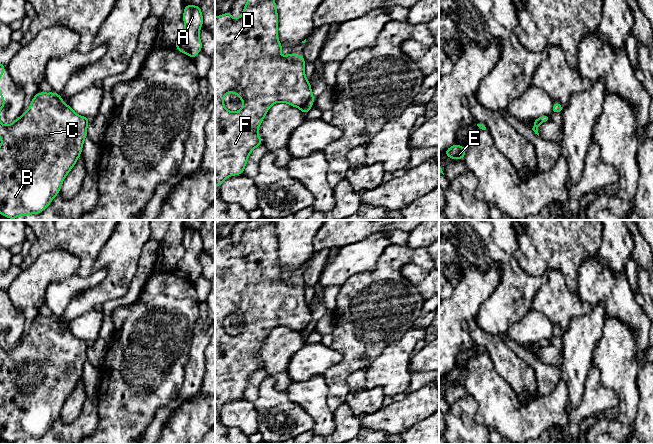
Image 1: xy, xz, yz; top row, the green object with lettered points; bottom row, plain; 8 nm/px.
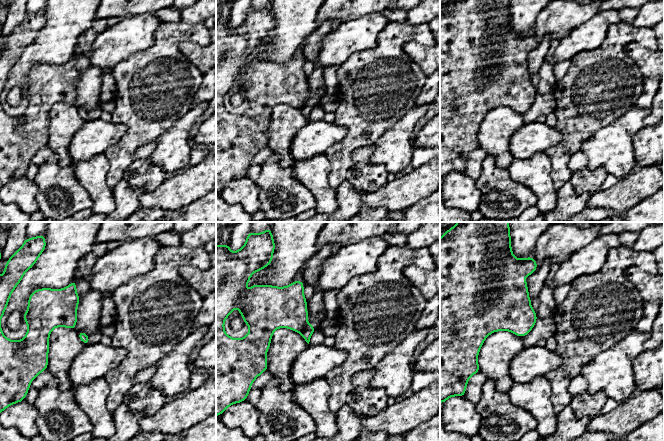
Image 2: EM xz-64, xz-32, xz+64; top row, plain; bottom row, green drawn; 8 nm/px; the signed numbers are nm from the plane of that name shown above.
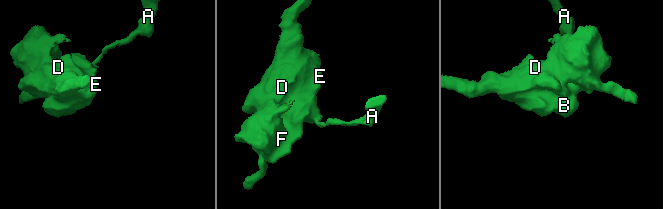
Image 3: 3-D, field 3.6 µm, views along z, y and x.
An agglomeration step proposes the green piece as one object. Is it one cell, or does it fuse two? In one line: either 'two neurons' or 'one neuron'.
two neurons

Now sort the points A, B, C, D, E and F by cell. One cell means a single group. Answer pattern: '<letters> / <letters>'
A / B C D E F

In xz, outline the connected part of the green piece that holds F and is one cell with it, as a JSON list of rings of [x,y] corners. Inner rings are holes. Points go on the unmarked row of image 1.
[[[250,220],[247,223],[246,229],[241,237],[241,240],[234,244],[231,235],[215,241],[215,411],[218,412],[223,405],[229,400],[241,399],[244,396],[244,392],[247,388],[247,384],[252,374],[263,369],[260,360],[257,358],[261,346],[265,342],[268,333],[276,326],[285,326],[289,329],[297,332],[304,330],[309,322],[312,320],[312,313],[309,305],[305,301],[305,283],[303,279],[294,279],[290,276],[287,280],[281,281],[279,278],[283,272],[281,267],[277,264],[278,262],[278,237],[276,234],[275,221],[274,220]],[[232,316],[237,318],[241,325],[245,328],[237,336],[228,335],[224,331],[223,321],[226,317]]]

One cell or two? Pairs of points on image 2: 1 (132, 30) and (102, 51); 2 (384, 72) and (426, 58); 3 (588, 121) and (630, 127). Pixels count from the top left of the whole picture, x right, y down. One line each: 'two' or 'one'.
1: one
2: two
3: two

